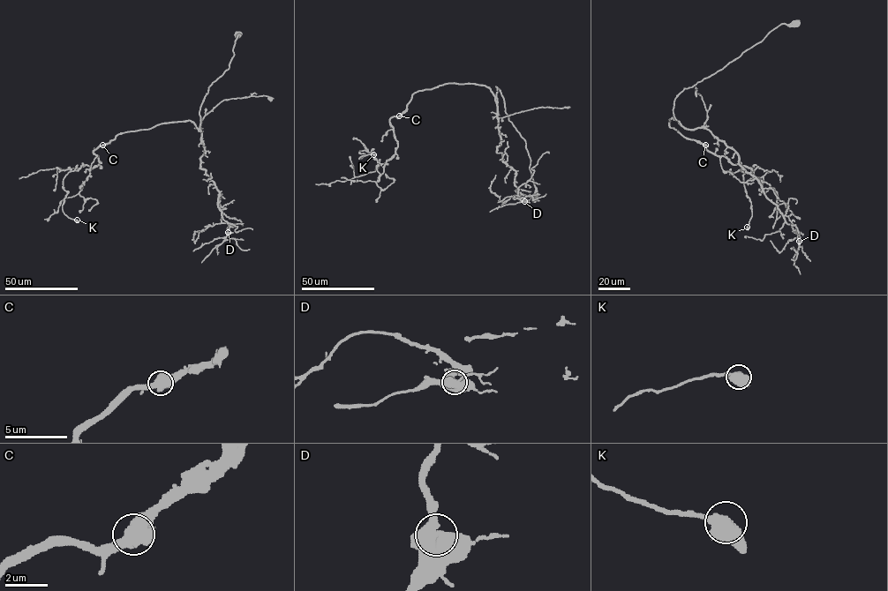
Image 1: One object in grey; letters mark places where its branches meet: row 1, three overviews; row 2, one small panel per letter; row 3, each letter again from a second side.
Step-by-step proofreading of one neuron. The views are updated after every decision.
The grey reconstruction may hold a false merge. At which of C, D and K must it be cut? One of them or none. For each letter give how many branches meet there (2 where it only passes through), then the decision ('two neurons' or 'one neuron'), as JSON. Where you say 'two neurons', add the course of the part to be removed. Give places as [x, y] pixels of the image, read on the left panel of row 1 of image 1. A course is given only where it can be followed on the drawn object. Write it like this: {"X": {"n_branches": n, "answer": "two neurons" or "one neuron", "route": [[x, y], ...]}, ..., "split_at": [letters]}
{"C": {"n_branches": 2, "answer": "one neuron"}, "D": {"n_branches": 2, "answer": "one neuron"}, "K": {"n_branches": 2, "answer": "one neuron"}, "split_at": []}

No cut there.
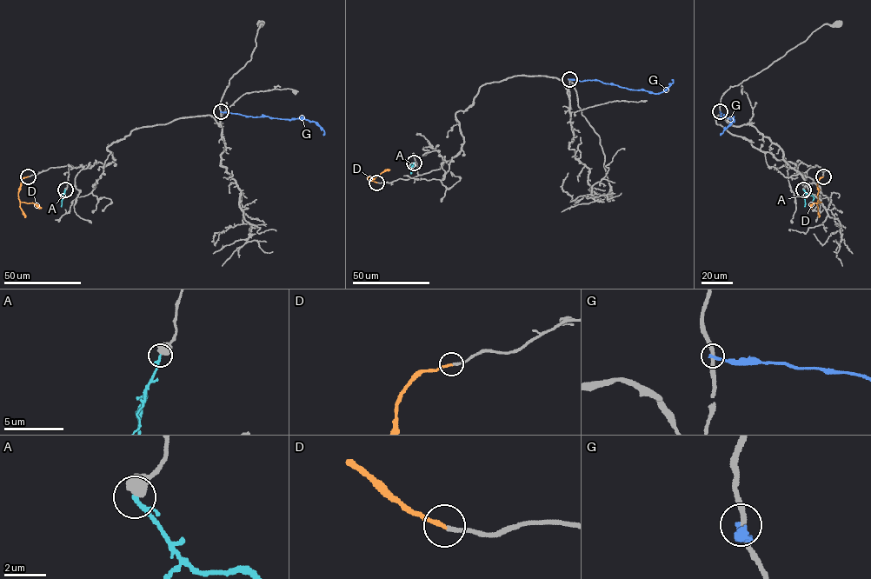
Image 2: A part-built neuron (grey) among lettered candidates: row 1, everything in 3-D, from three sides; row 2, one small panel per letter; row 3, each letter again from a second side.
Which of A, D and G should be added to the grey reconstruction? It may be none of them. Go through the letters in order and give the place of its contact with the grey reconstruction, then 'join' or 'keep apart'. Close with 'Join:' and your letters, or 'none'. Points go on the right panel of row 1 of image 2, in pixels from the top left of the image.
A: meets grey at (803, 189); keep apart
D: meets grey at (823, 176); join
G: meets grey at (720, 111); keep apart
Join: D

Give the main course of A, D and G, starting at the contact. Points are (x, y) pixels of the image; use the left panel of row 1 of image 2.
A: (65, 189), (61, 207)
D: (28, 176), (22, 180), (19, 201), (33, 202), (41, 208)
G: (221, 111), (255, 116), (303, 118), (315, 122), (322, 129), (323, 135)

